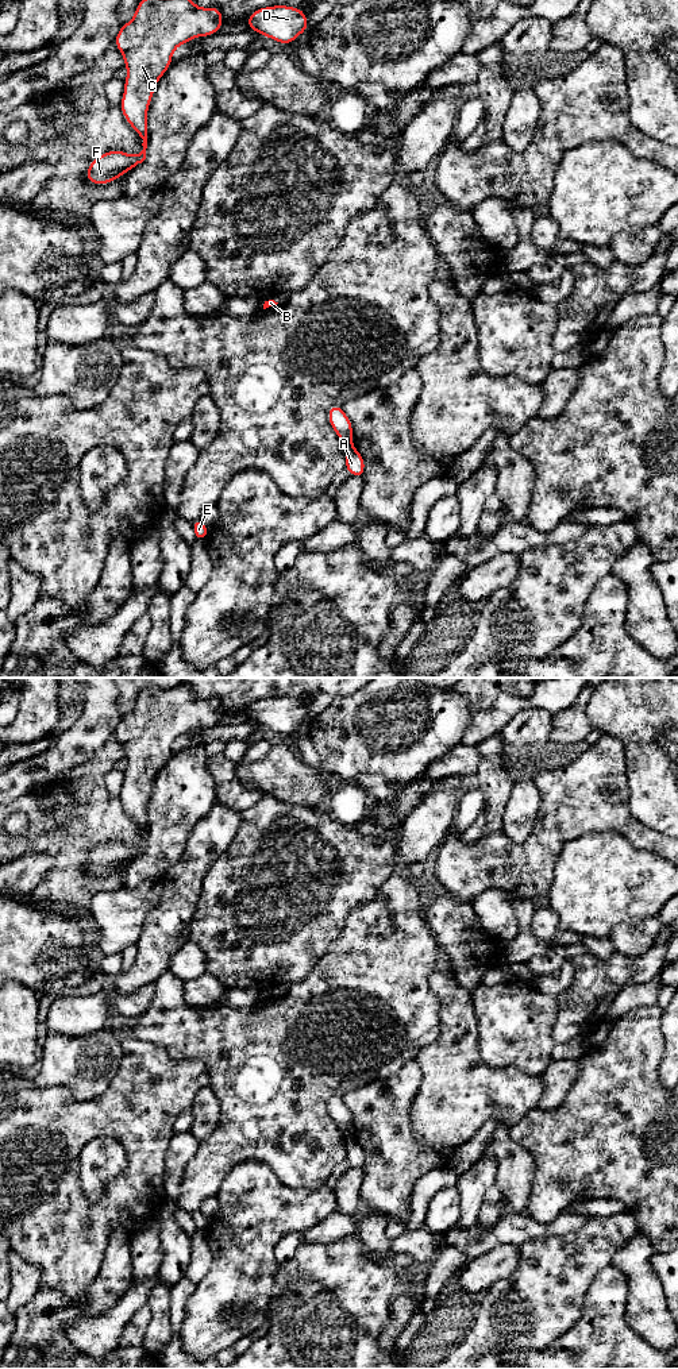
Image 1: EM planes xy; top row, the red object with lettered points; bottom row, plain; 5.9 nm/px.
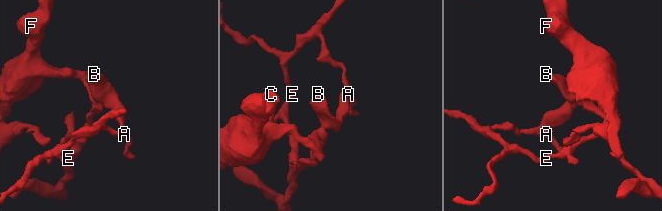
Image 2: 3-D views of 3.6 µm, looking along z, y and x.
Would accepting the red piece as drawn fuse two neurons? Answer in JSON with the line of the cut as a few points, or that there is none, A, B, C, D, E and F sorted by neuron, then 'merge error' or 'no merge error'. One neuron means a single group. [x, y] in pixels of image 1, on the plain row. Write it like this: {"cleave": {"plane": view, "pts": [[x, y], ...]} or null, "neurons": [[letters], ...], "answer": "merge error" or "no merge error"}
{"cleave": {"plane": "xy", "pts": [[351, 1136], [346, 1138]]}, "neurons": [["A", "E"], ["B", "C", "D", "F"]], "answer": "merge error"}

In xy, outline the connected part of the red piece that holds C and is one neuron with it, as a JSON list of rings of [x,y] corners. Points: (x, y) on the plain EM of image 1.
[[[186,684],[173,689],[147,687],[138,694],[134,709],[120,718],[115,729],[115,736],[122,744],[124,757],[127,759],[124,784],[119,798],[128,815],[143,830],[143,841],[138,847],[131,847],[122,841],[100,845],[90,853],[86,861],[86,871],[89,874],[105,876],[109,872],[116,872],[126,863],[128,864],[146,851],[149,797],[158,771],[173,753],[172,747],[174,741],[197,728],[216,725],[220,722],[223,714],[224,710],[219,698],[197,698]]]

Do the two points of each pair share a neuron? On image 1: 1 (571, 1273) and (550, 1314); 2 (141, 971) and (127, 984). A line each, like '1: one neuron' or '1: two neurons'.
1: one neuron
2: one neuron

